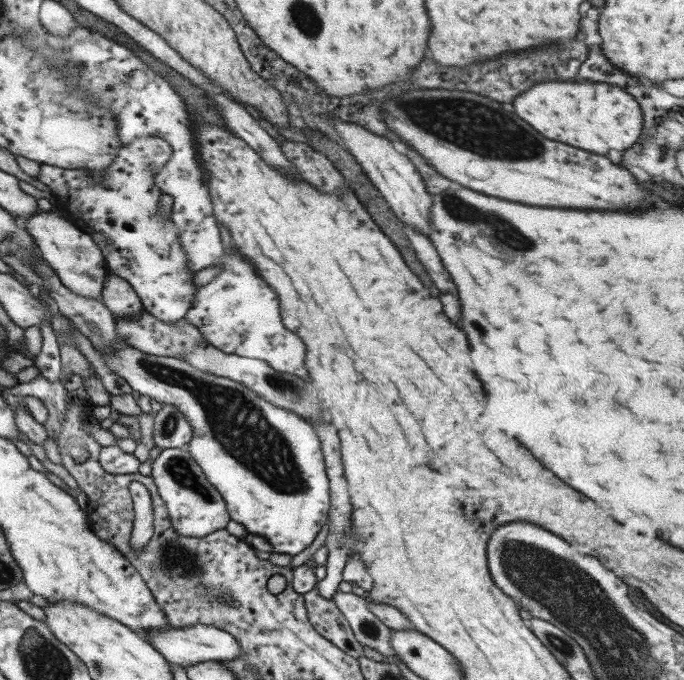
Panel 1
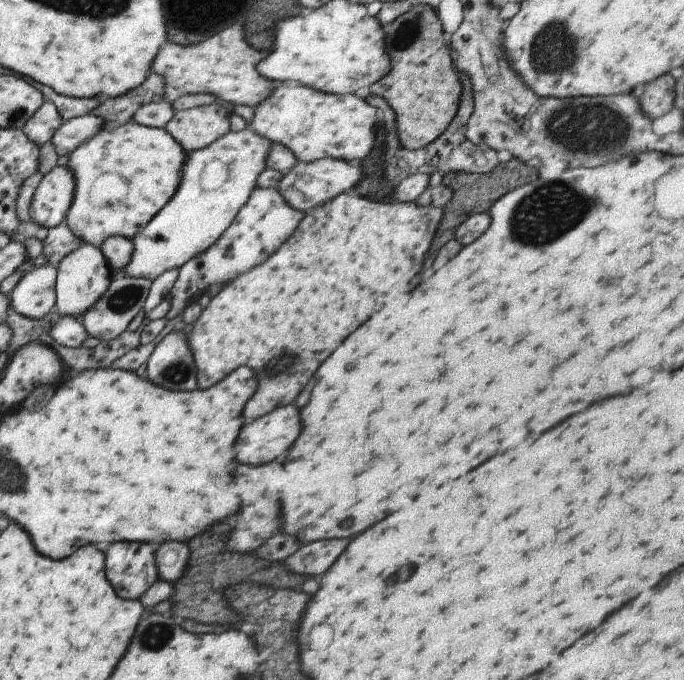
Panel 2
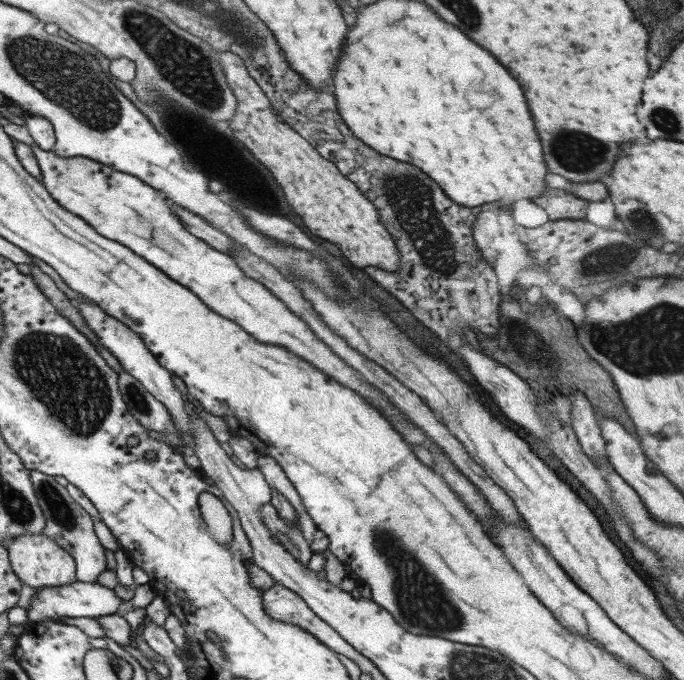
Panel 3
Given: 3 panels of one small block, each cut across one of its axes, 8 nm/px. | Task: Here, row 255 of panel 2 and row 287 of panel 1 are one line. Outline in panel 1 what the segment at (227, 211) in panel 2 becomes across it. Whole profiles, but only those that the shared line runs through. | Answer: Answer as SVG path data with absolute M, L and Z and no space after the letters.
M151 134L139 136L131 144L119 150L115 164L107 168L105 182L99 186L89 182L87 172L61 170L49 164L39 164L39 174L37 174L37 180L49 188L51 196L55 198L55 208L63 212L65 220L71 222L75 230L81 230L83 234L93 238L93 244L103 256L107 272L113 272L121 280L125 280L131 286L131 290L137 294L139 302L143 304L143 310L147 310L149 314L153 314L163 322L177 322L185 318L189 308L195 304L197 290L199 290L199 286L193 284L193 276L197 272L191 270L189 266L187 254L179 240L179 230L175 230L171 222L171 214L165 216L165 212L159 206L159 200L161 196L165 196L165 192L155 184L155 178L159 170L163 170L163 166L167 164L169 156L173 156L171 150L173 148L167 144L167 140L159 136L151 136Z

